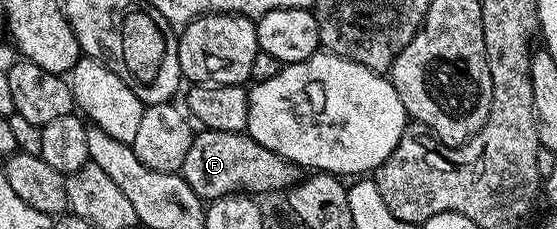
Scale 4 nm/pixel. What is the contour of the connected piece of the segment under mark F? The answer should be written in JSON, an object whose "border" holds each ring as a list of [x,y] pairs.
{"border":[[[204,128],[194,133],[191,148],[187,148],[187,160],[183,160],[179,173],[203,200],[221,198],[233,191],[248,192],[253,196],[261,196],[264,190],[285,192],[299,181],[299,168],[294,162],[288,162],[283,156],[263,148],[248,133]]]}

